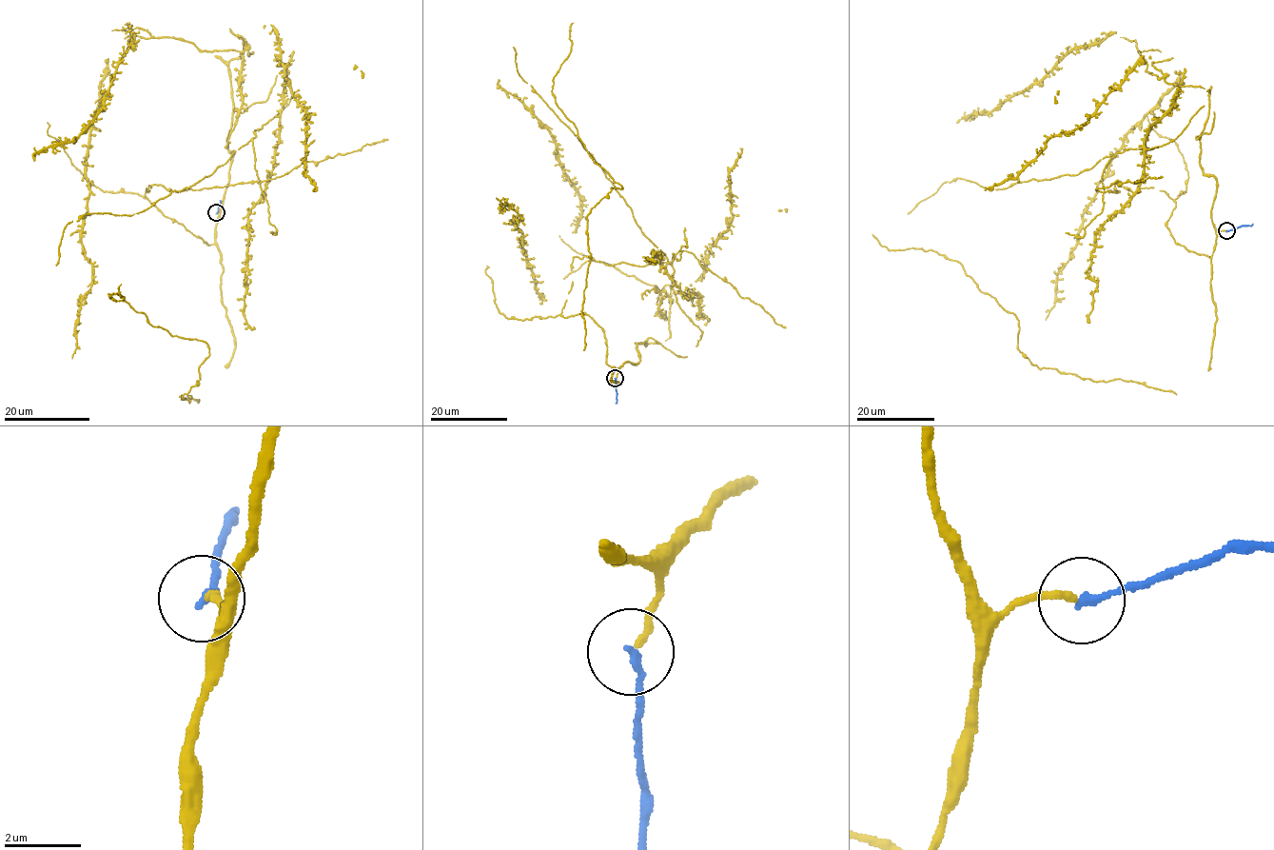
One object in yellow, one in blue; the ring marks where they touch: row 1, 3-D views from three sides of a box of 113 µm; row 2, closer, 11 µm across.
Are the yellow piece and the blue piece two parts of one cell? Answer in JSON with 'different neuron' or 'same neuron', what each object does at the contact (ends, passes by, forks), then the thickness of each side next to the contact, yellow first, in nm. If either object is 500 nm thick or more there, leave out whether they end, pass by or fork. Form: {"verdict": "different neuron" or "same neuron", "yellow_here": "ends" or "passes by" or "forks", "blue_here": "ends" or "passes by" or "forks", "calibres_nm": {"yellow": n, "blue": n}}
{"verdict": "same neuron", "yellow_here": "ends", "blue_here": "ends", "calibres_nm": {"yellow": 180, "blue": 200}}

